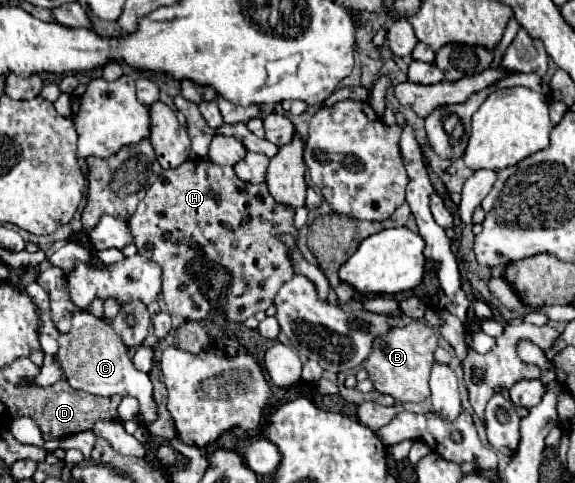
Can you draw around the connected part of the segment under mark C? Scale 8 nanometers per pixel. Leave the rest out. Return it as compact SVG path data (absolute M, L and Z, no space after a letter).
M31 282L29 286L25 286L23 292L29 294L41 310L41 332L57 336L57 342L59 342L57 356L61 360L63 378L75 390L83 390L83 392L89 392L95 396L103 396L103 394L135 396L141 404L139 414L141 414L143 424L149 424L157 418L157 408L153 402L153 384L151 384L149 376L135 368L135 364L129 356L129 348L123 344L123 340L117 336L117 332L107 322L103 322L101 318L97 318L89 312L79 312L73 316L71 330L67 334L59 334L59 332L55 332L55 326L51 322L51 308L49 308L47 292L37 282Z

